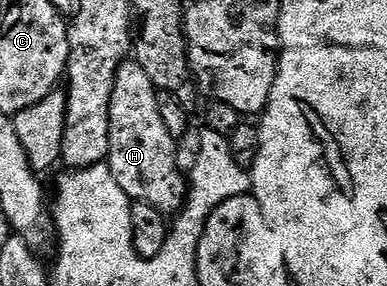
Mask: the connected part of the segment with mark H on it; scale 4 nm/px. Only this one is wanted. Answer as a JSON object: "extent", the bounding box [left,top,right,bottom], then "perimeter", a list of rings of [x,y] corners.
{"extent":[107,61,187,217],"perimeter":[[[127,61],[119,69],[115,77],[115,89],[111,93],[111,109],[109,110],[111,129],[109,130],[109,158],[107,160],[111,173],[115,173],[115,181],[119,181],[119,189],[129,195],[130,200],[155,205],[167,217],[173,217],[184,207],[187,198],[187,175],[177,168],[178,140],[167,133],[167,125],[163,125],[163,117],[159,113],[159,88],[147,77],[143,65],[136,61]]]}

